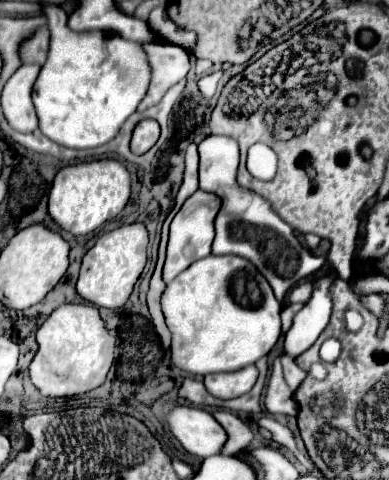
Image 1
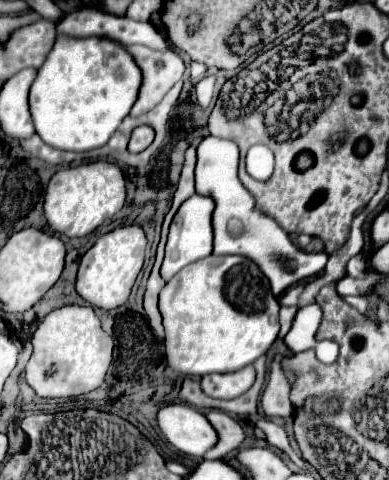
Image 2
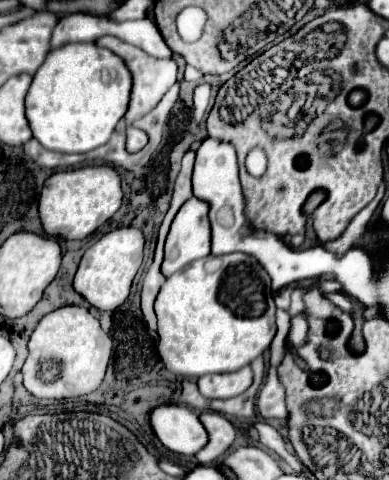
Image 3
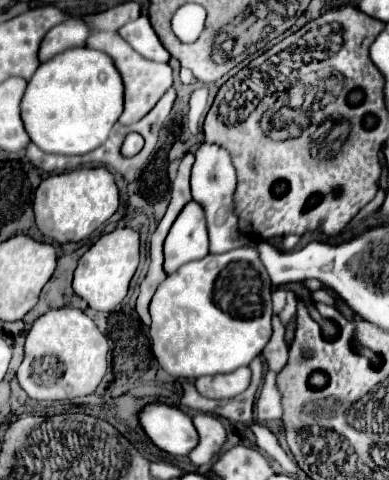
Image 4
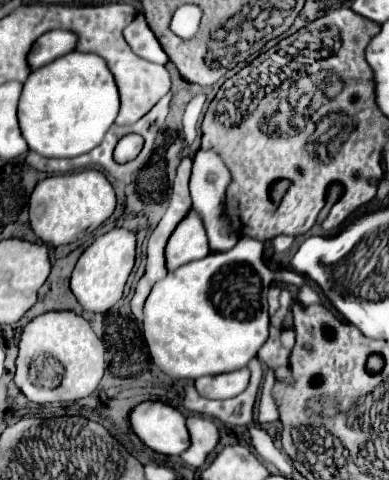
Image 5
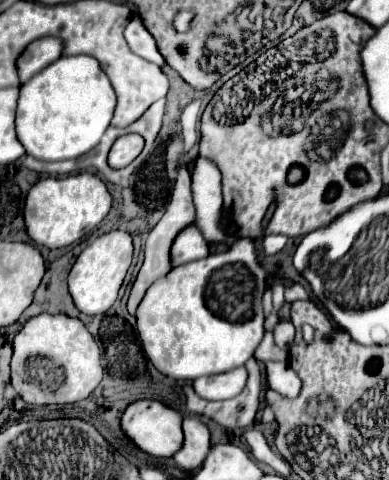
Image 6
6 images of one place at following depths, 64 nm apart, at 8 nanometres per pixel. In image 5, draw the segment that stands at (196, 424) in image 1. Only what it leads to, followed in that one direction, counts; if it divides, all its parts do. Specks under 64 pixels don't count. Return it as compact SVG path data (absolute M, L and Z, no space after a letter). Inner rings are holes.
M142 402L128 414L132 432L144 446L164 456L180 456L188 446L186 420L180 410L162 402Z

